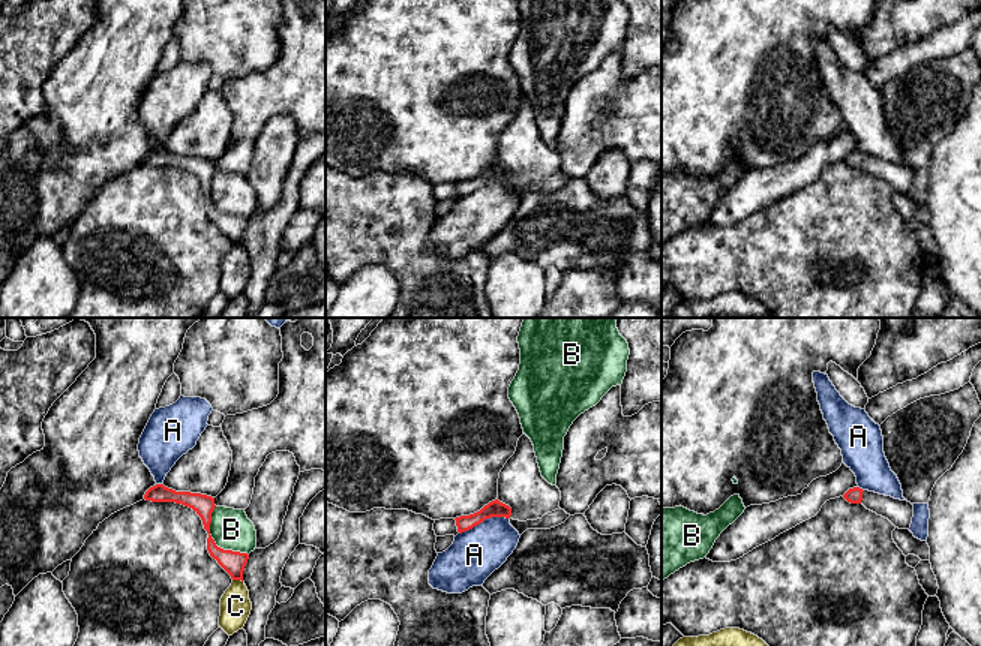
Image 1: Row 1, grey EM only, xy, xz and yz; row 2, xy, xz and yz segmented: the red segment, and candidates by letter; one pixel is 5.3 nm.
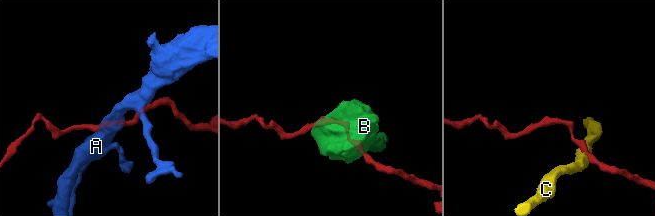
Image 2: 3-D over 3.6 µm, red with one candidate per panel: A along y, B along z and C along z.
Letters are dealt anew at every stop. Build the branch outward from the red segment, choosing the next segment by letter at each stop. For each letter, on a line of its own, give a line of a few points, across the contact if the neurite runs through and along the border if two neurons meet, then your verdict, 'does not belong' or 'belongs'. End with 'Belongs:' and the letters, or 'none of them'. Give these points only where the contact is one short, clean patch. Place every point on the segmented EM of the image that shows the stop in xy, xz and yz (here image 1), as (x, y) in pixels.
A: xz (509, 517), (486, 517), (459, 534) | does not belong
B: xy (215, 505), (210, 514), (210, 537), (224, 549), (248, 555) | does not belong
C: xy (233, 579), (242, 582) | does not belong
Belongs: none of them

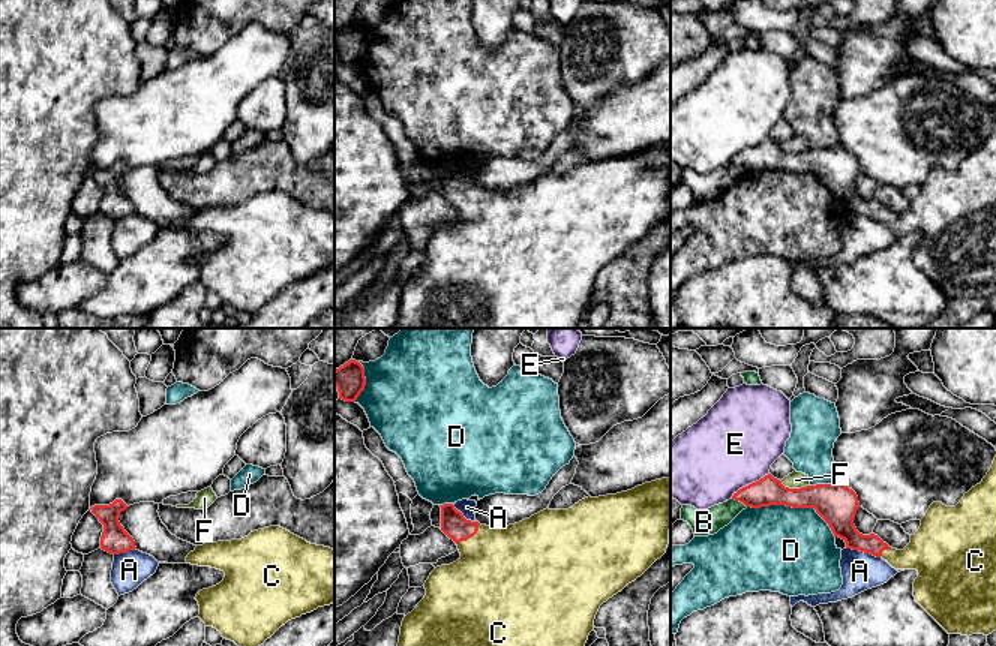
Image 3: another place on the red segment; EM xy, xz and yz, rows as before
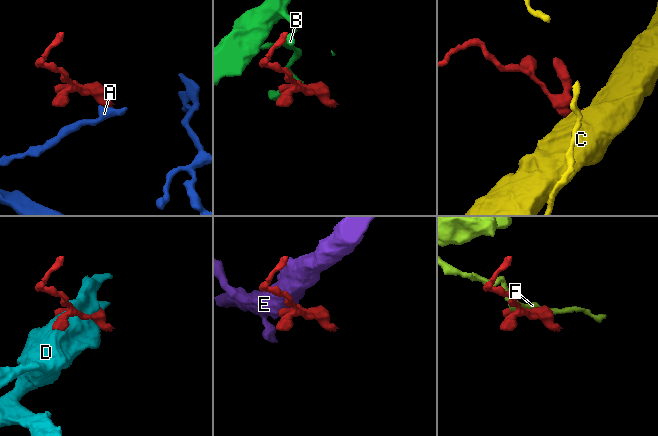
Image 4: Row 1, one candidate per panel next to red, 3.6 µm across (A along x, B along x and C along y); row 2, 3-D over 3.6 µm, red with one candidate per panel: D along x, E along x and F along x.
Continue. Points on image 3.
A: yz (845, 547), (869, 552), (879, 558) | does not belong
B: does not belong
C: xz (453, 523), (470, 537), (503, 570) | belongs
D: does not belong
E: yz (768, 472), (743, 486), (731, 498) | does not belong
F: does not belong
Belongs: C

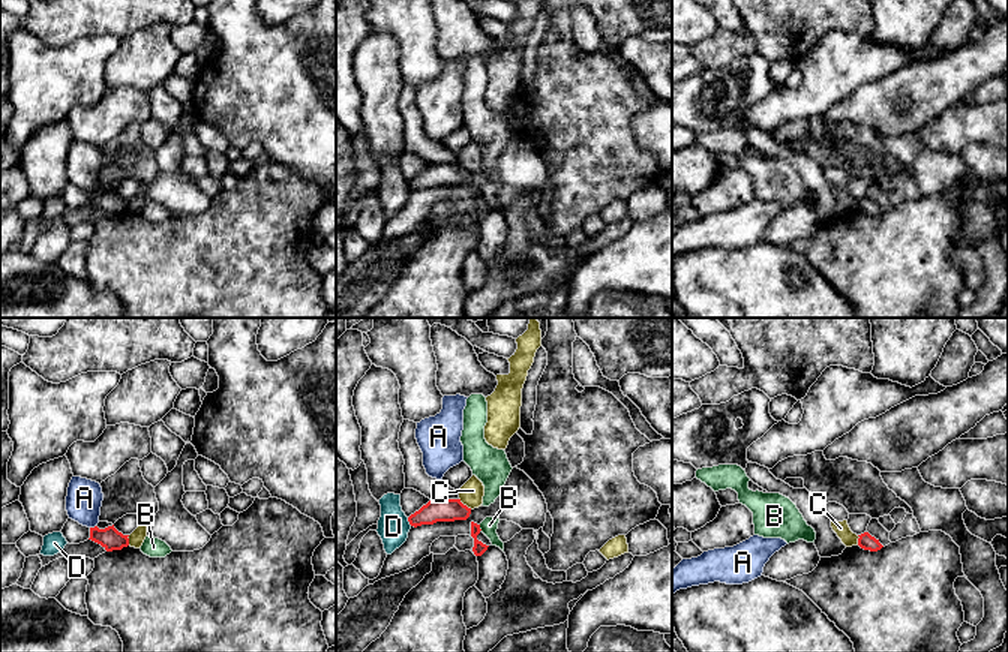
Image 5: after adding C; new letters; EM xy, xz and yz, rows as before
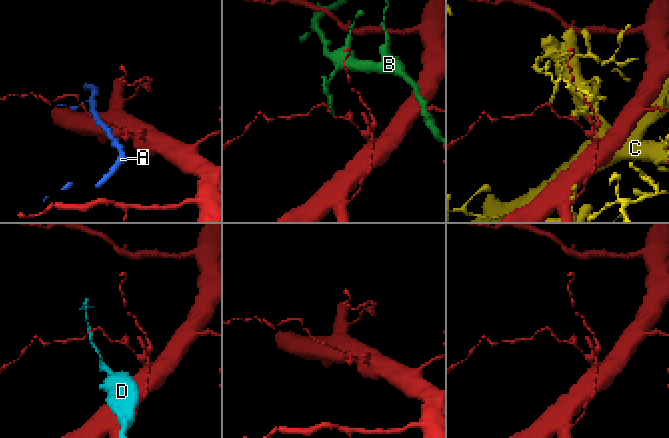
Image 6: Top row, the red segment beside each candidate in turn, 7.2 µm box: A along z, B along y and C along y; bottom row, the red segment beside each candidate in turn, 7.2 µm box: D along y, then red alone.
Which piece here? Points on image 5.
A: does not belong
B: xz (479, 525), (482, 529) | does not belong
C: does not belong
D: xz (407, 517), (411, 525) | does not belong
Belongs: none of them

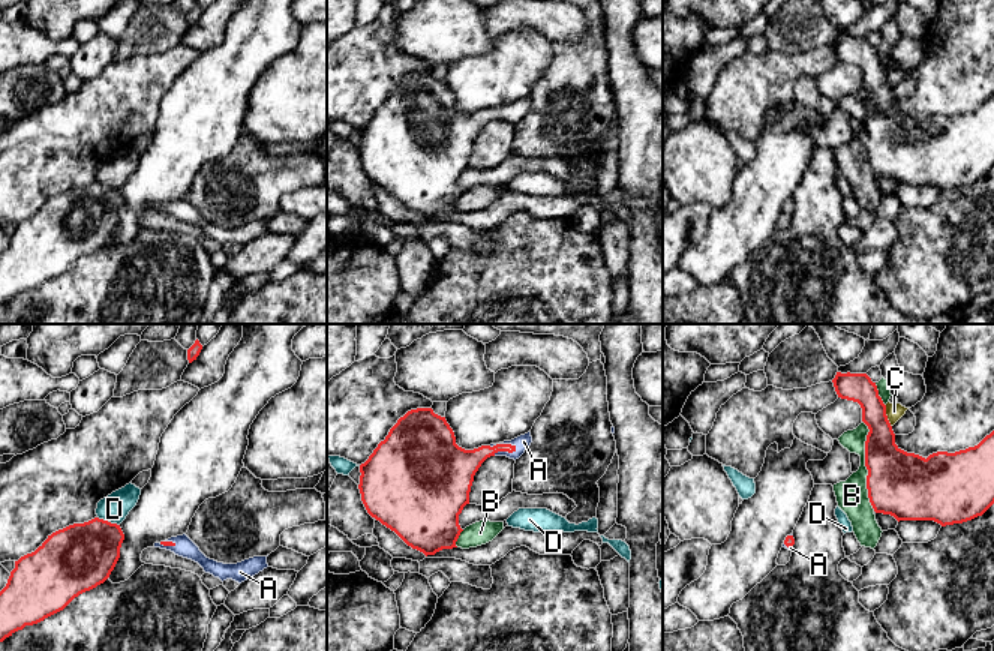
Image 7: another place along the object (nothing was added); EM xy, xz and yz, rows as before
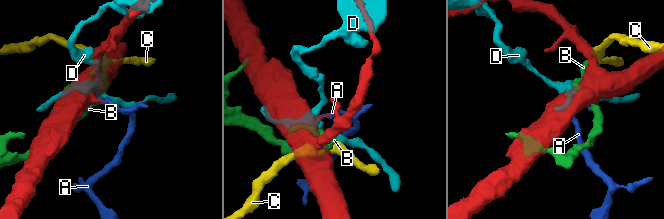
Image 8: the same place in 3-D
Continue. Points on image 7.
A: xz (462, 465), (483, 452), (505, 450), (523, 441) | belongs
B: does not belong
C: does not belong
D: does not belong
Belongs: A

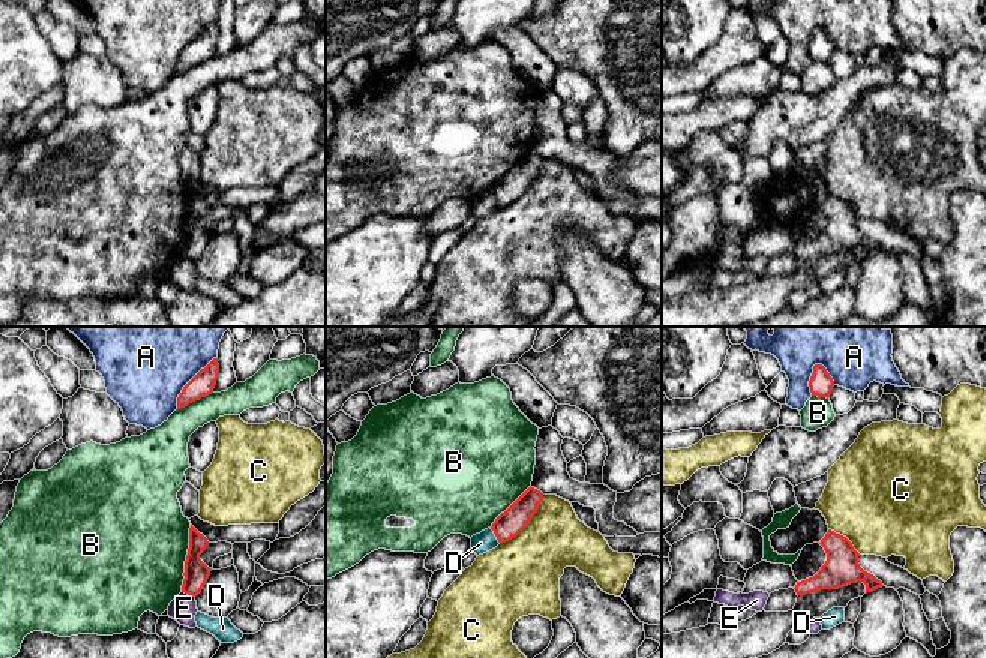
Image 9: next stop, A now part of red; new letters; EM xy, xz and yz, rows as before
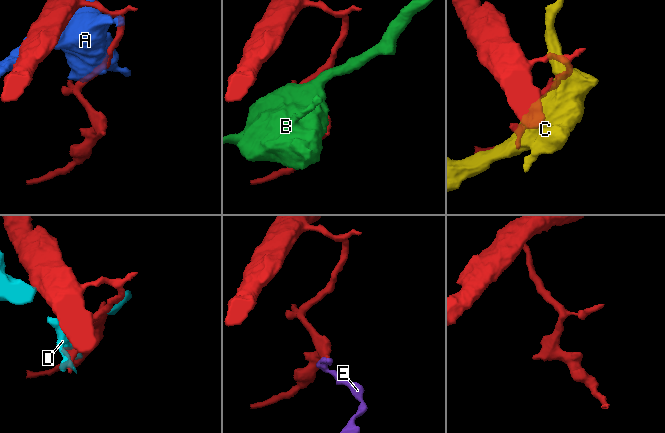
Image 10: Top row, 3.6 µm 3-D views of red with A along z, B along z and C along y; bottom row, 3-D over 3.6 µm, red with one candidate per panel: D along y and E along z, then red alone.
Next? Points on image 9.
A: does not belong
B: does not belong
C: does not belong
D: does not belong
E: xy (182, 591), (194, 597) | does not belong
Belongs: none of them

